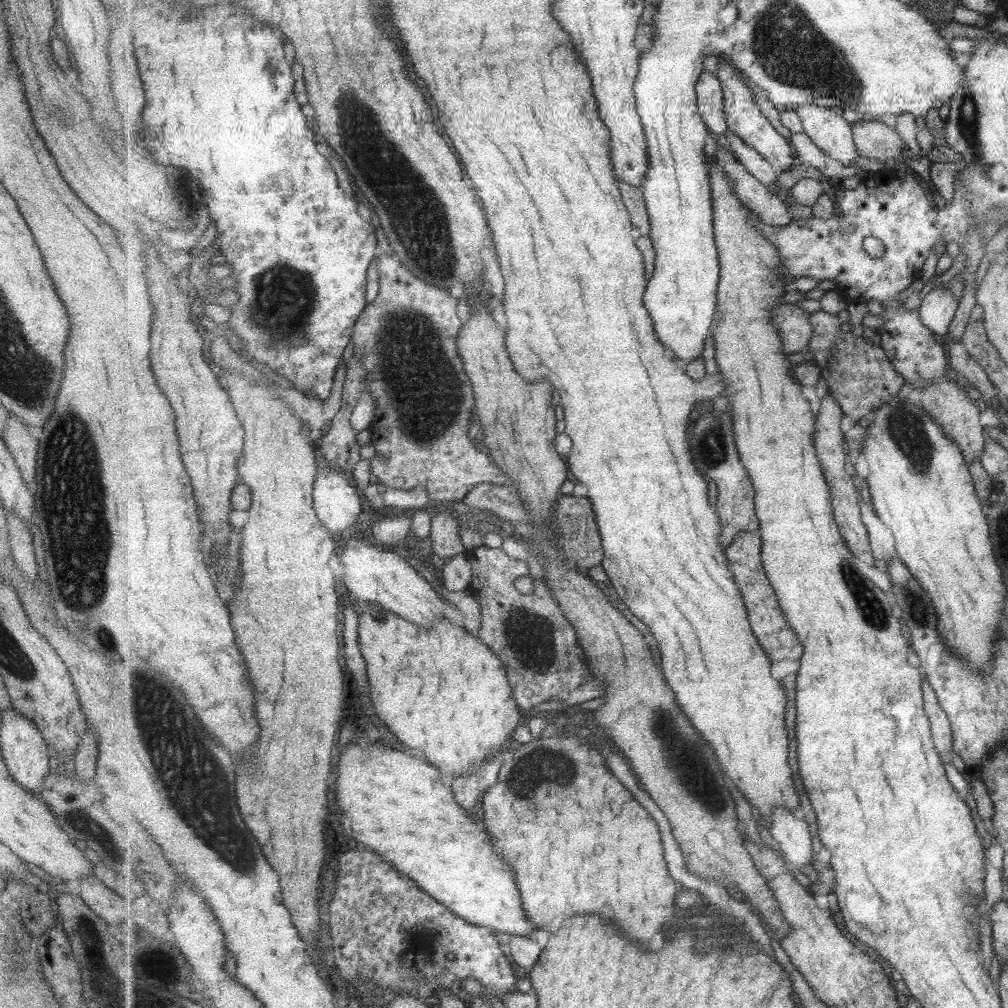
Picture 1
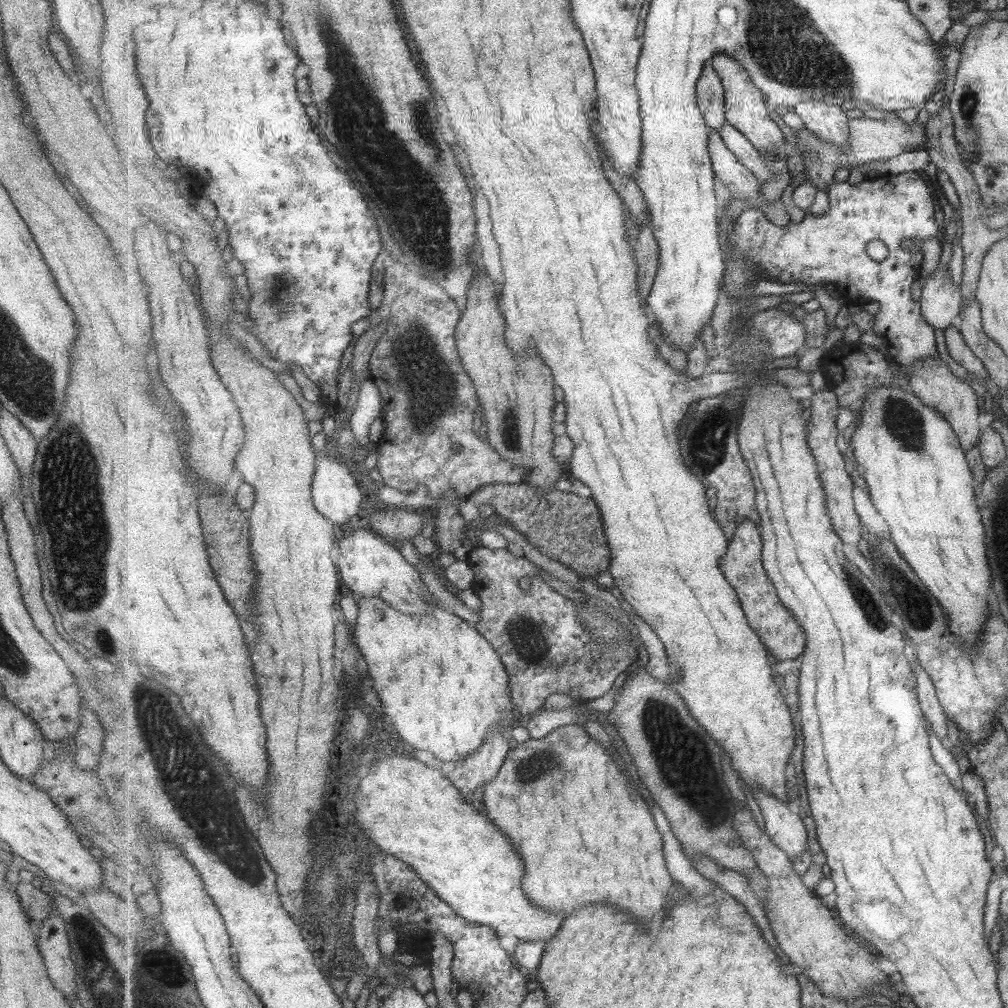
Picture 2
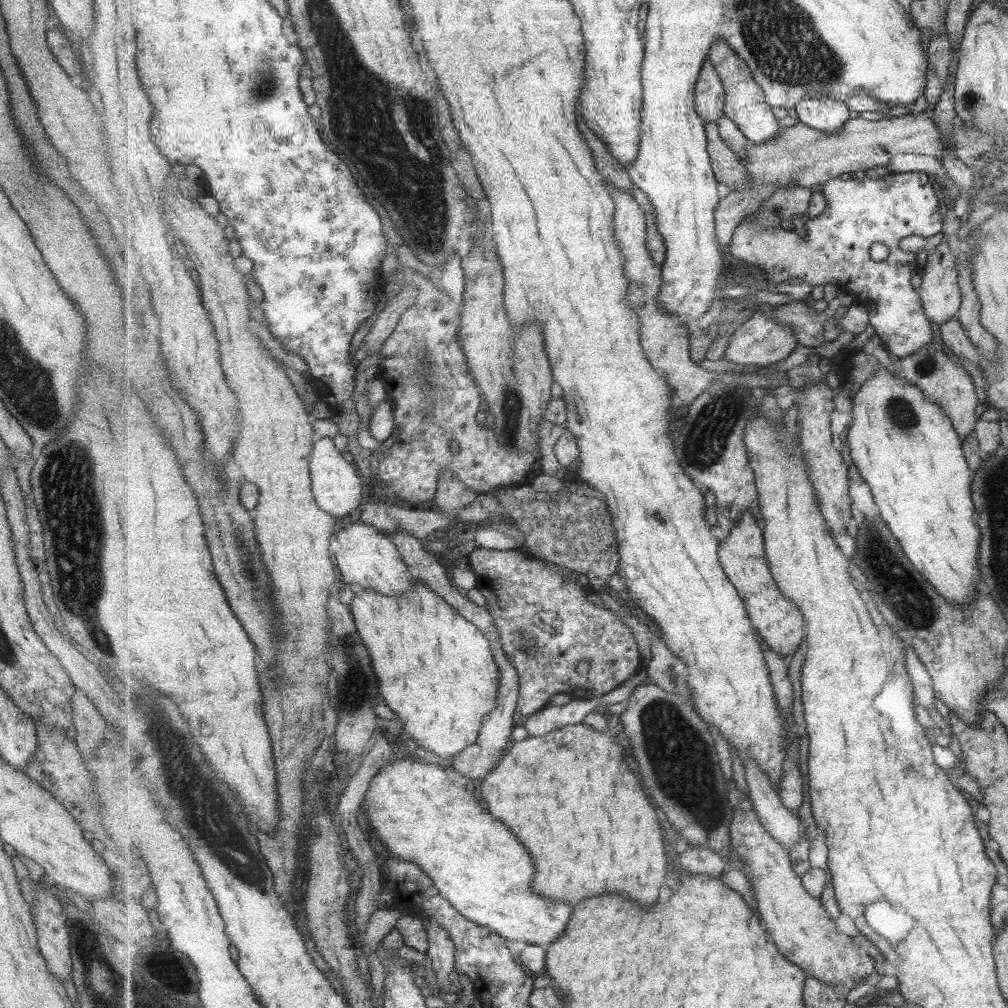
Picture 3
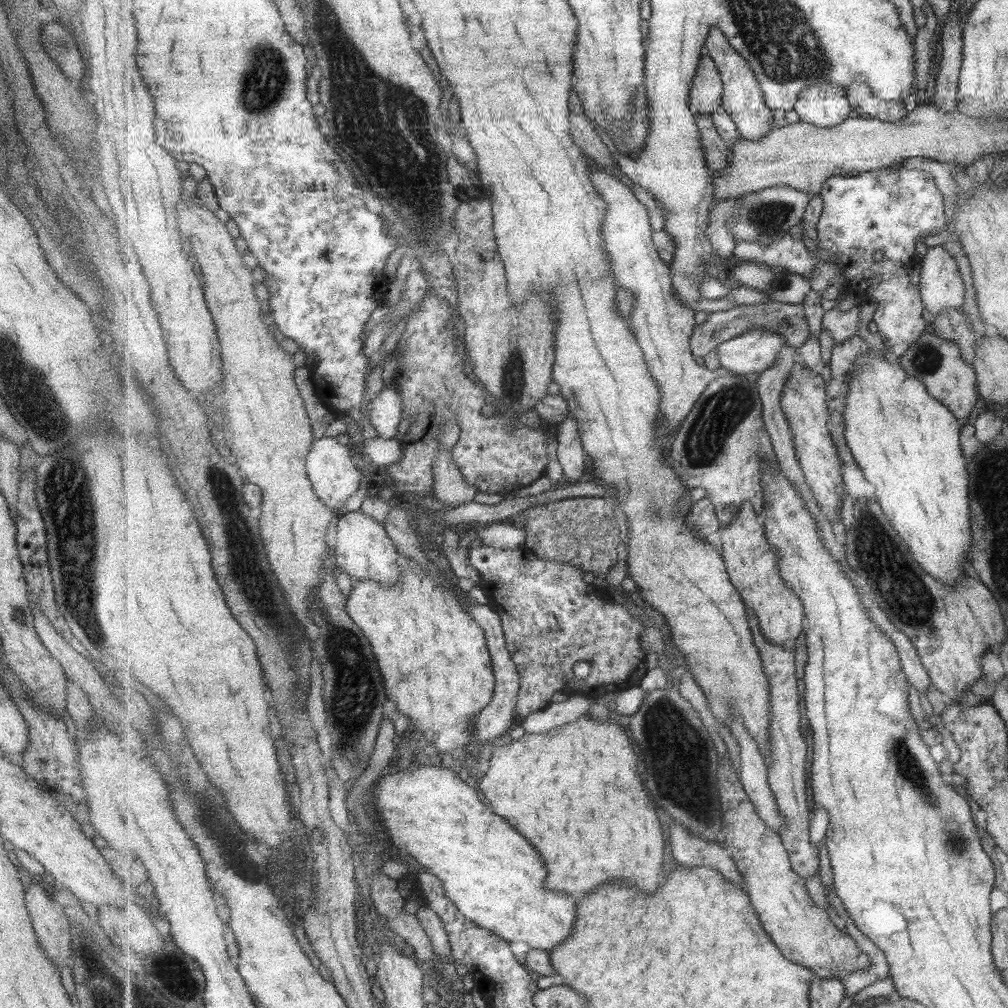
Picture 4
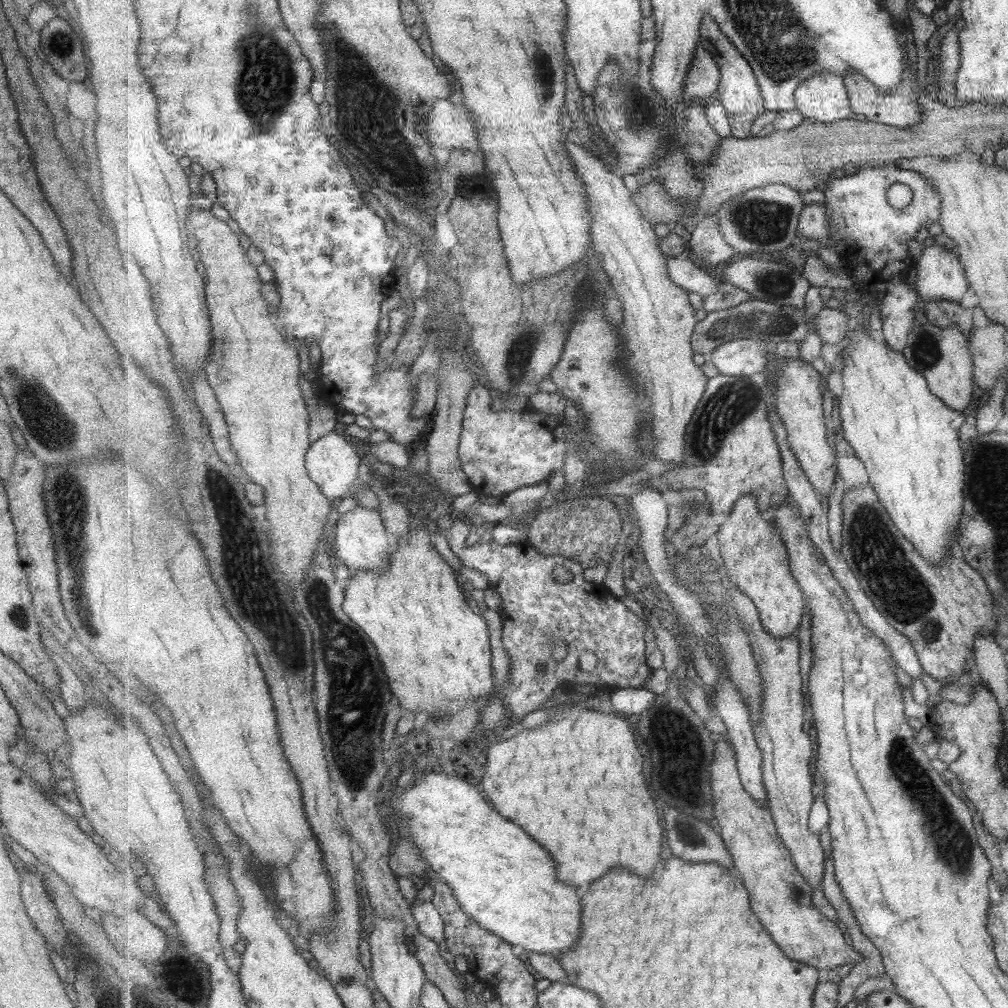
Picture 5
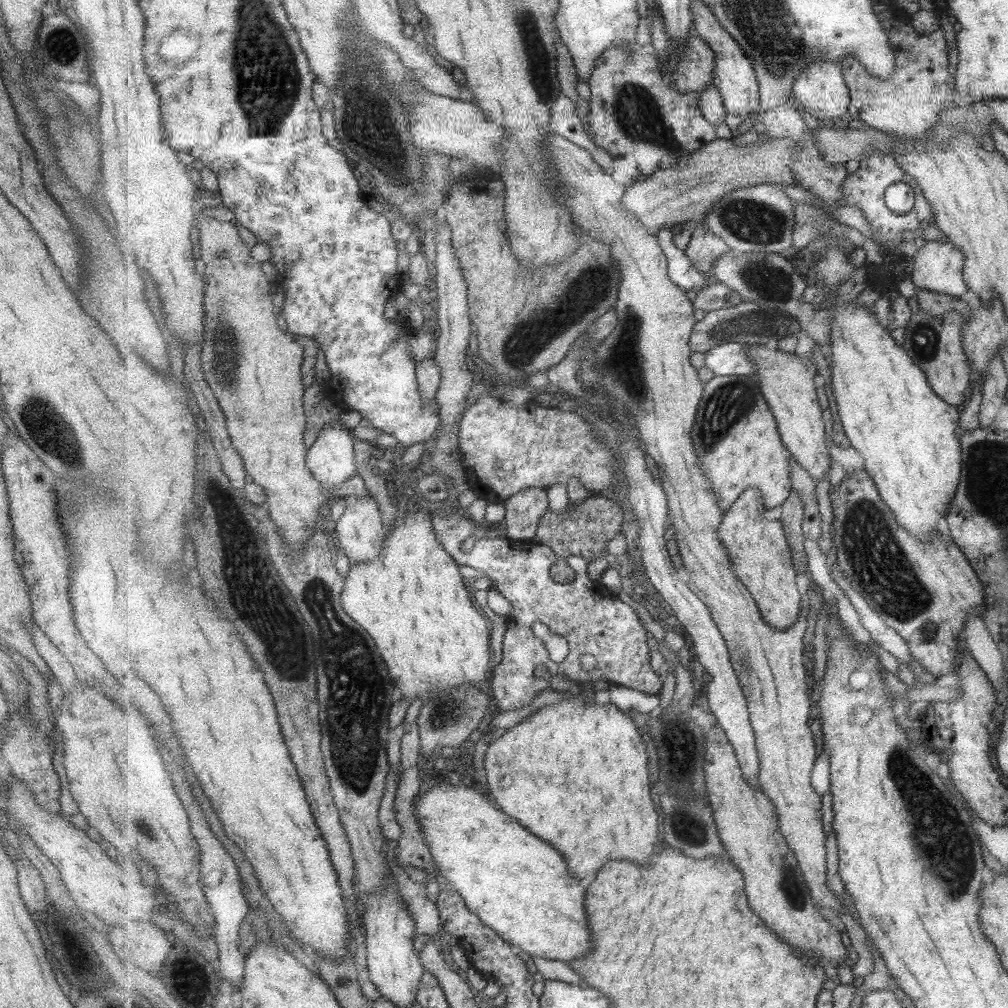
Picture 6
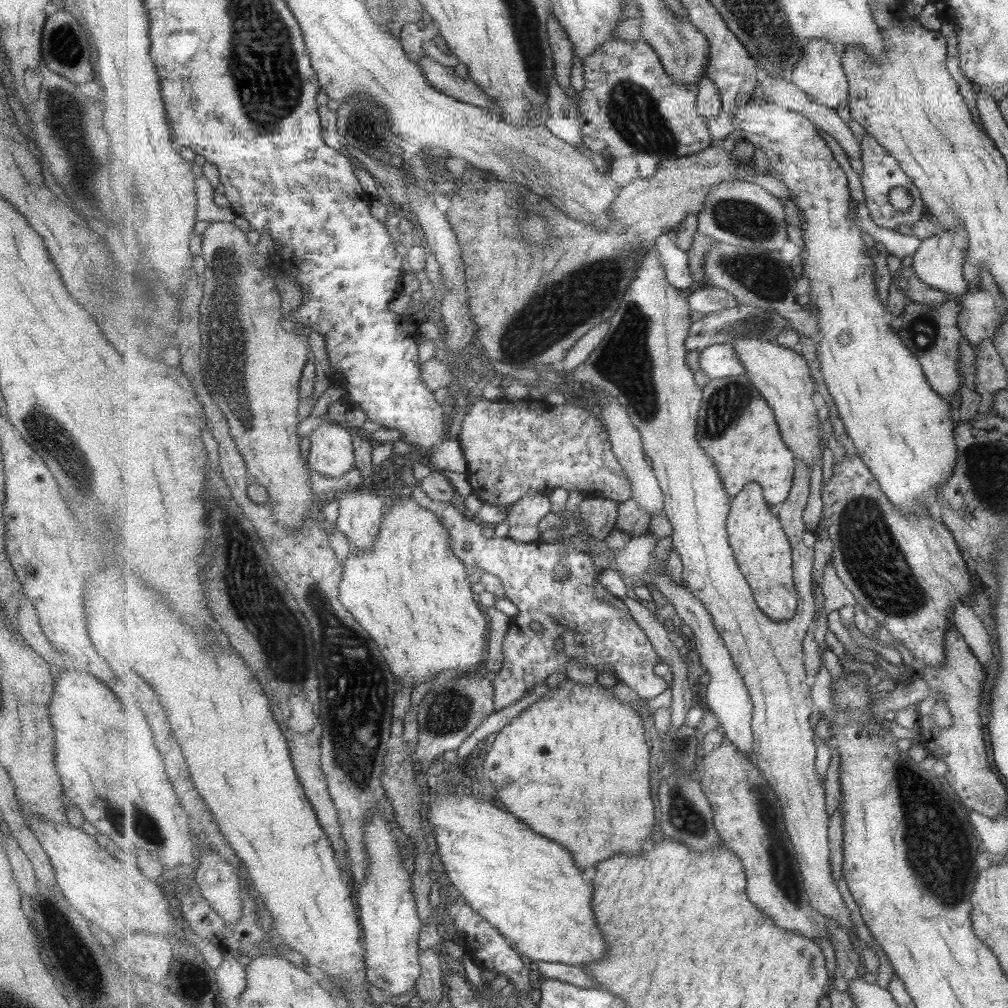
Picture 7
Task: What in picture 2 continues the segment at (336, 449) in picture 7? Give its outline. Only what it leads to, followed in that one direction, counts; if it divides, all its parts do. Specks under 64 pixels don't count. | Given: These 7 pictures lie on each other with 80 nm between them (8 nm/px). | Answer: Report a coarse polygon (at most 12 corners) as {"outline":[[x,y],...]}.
{"outline":[[322,431],[318,456],[315,506],[335,526],[359,514],[364,485],[353,465],[331,454]]}

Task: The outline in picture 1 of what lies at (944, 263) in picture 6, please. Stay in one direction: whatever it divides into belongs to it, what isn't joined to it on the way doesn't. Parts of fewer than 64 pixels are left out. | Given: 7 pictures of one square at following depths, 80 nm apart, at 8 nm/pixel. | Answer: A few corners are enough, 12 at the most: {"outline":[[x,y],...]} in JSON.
{"outline":[[948,288],[931,289],[921,300],[920,317],[944,336],[957,310]]}

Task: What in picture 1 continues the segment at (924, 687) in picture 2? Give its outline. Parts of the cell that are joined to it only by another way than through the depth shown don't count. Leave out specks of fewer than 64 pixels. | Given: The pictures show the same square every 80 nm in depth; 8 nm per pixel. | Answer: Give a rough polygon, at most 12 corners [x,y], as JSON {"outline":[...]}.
{"outline":[[929,683],[922,685],[933,746],[950,764],[952,732]]}

